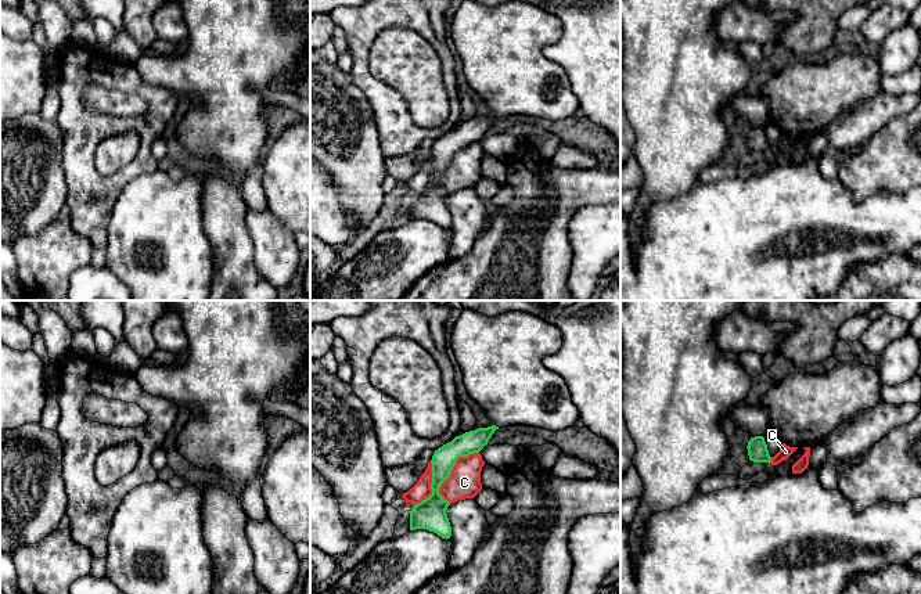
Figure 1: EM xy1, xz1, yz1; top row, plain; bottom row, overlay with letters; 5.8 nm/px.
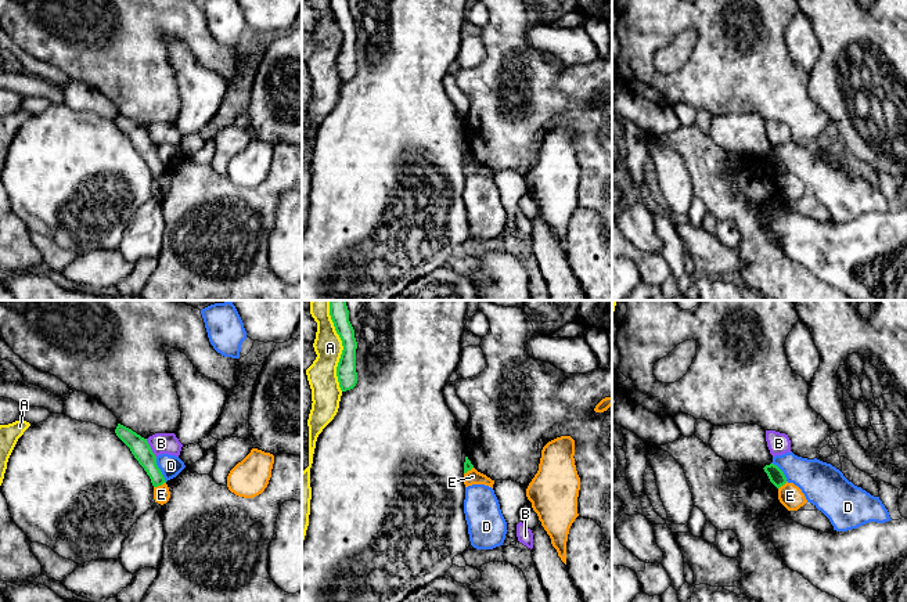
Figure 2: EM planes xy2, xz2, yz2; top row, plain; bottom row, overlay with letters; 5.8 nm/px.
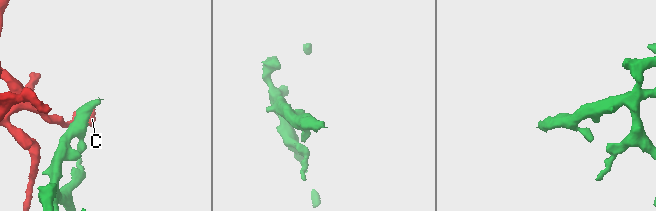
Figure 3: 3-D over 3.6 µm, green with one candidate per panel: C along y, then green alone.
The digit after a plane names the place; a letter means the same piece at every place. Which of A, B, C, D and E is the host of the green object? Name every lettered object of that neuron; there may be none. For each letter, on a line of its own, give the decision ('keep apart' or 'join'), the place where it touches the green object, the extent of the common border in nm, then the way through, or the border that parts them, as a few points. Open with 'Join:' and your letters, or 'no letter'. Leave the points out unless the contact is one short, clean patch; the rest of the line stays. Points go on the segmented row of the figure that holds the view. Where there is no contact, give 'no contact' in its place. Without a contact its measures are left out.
Join: no letter
A: keep apart; meets green in xz2 at (342, 345); contact 550 nm long
B: keep apart; meets green in xy2 at (150, 449); contact 130 nm long; border along xy2 (146, 439), (155, 457)
C: keep apart; meets green in xz1 at (450, 471); contact 340 nm long
D: keep apart; meets green in xy2 at (159, 469); contact 160 nm long; border along xy2 (155, 457), (155, 464), (166, 480)
E: keep apart; meets green in xy2 at (159, 485); contact 80 nm long; border along xy2 (165, 482), (154, 487)

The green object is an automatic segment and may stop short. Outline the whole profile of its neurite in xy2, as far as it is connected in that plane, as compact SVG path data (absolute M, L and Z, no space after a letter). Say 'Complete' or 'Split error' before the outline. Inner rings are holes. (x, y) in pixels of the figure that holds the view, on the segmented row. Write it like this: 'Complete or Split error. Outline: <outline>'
Complete. Outline: M118 423L115 433L130 448L134 458L150 476L154 487L166 483L161 469L156 465L156 457L152 453L147 439L120 423Z

